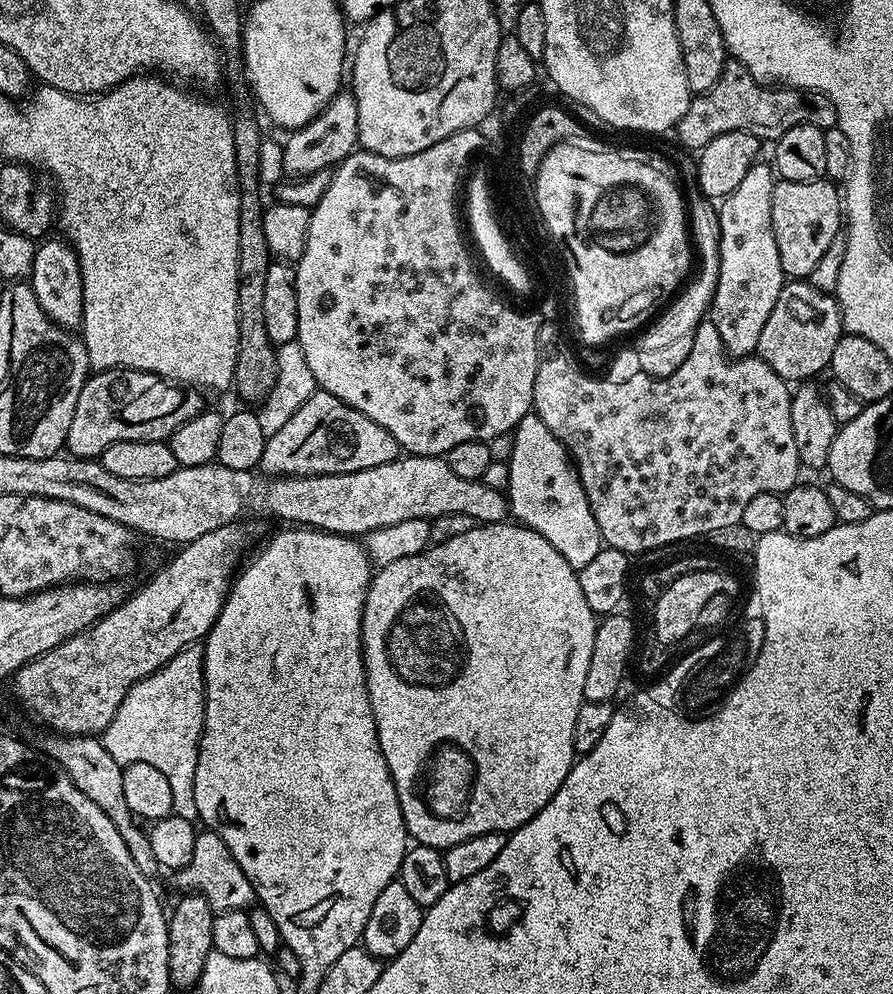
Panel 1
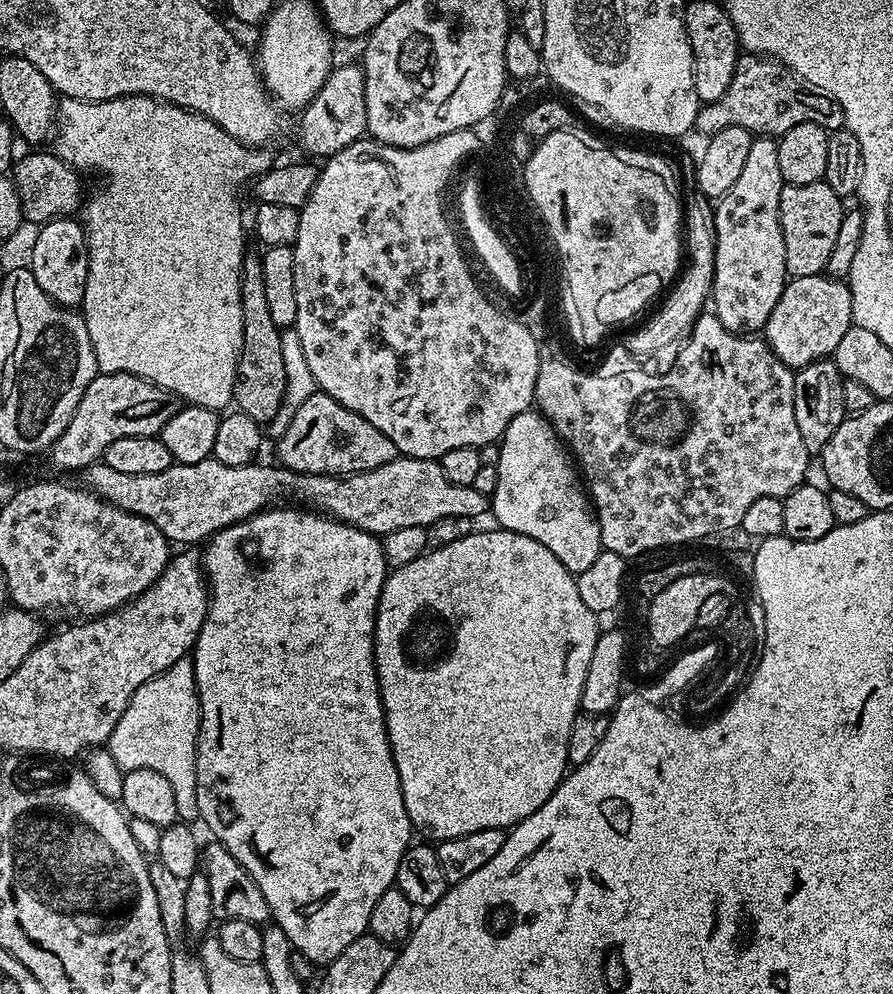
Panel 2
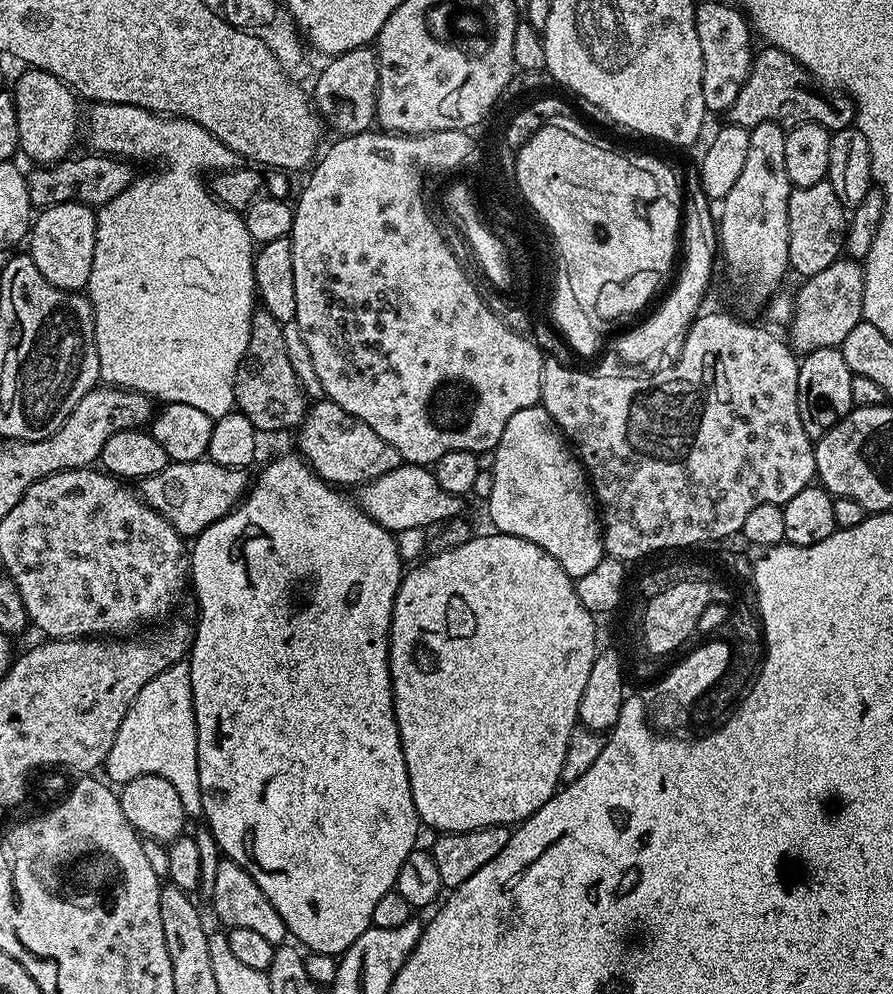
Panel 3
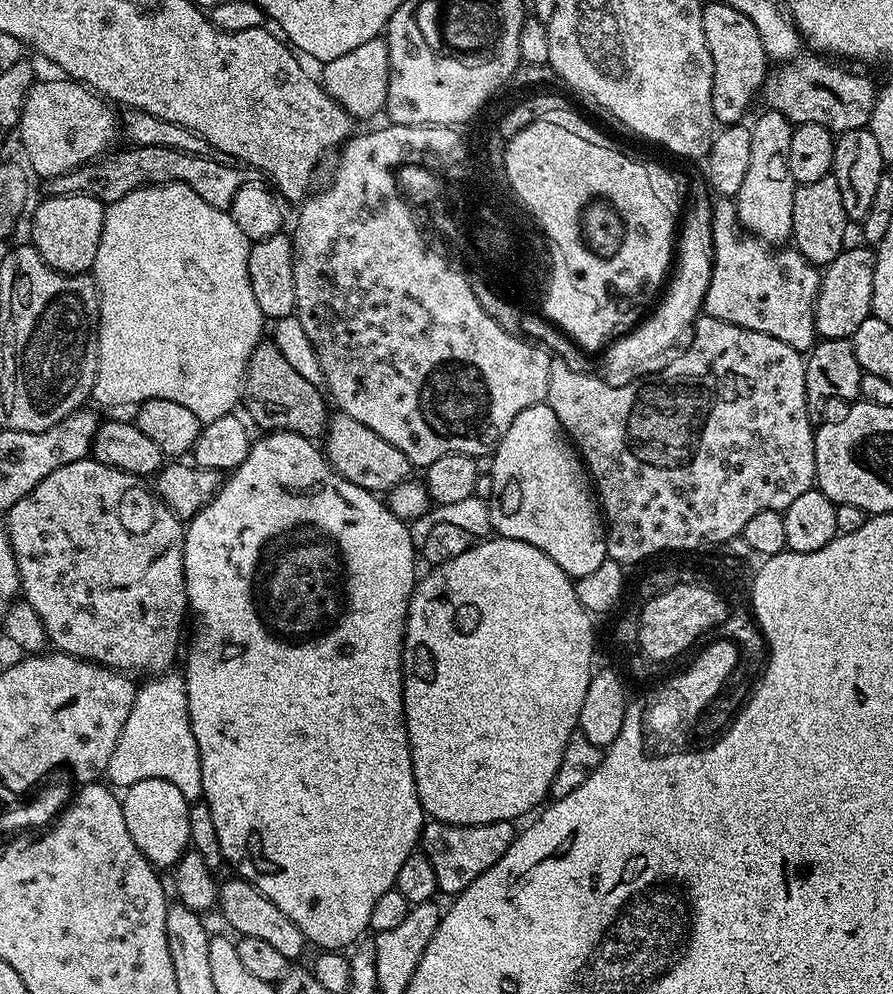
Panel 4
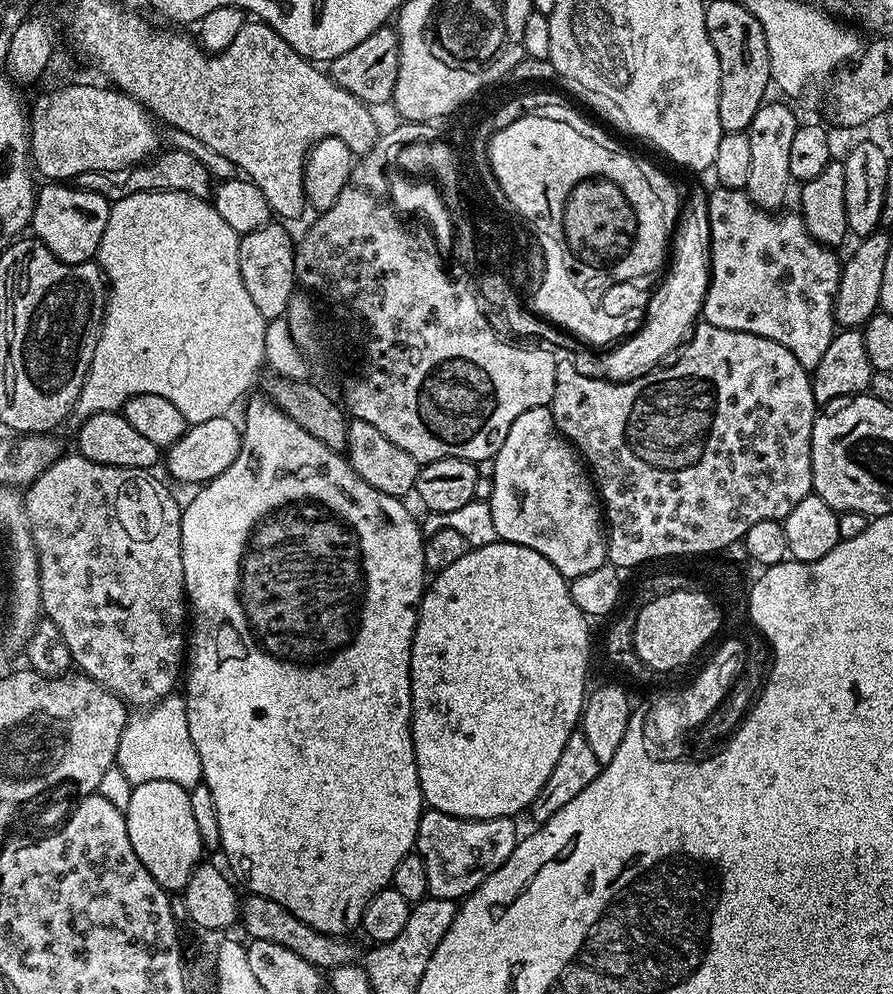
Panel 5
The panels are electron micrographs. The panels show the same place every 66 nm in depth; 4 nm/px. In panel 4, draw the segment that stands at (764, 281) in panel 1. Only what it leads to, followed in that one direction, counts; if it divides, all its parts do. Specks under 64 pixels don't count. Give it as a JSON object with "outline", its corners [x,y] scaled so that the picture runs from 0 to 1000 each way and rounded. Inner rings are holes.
{"outline":[[[856,111],[840,125],[840,168],[826,195],[822,198],[824,223],[837,236],[861,247],[873,247],[886,238],[889,223],[889,195],[894,188],[885,175],[885,139],[887,124],[873,113]]]}

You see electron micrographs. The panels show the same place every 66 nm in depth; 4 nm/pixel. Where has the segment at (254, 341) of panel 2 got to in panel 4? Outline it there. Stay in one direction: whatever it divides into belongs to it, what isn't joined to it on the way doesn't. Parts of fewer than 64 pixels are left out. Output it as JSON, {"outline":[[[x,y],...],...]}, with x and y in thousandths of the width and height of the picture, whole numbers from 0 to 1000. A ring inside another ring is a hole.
{"outline":[[[303,344],[288,346],[280,356],[273,373],[271,406],[278,409],[277,422],[283,428],[287,426],[296,431],[291,433],[328,435],[351,445],[357,444],[367,434],[370,406],[364,395],[354,390],[352,384],[343,384],[343,380],[338,380],[338,376],[334,376],[334,372],[320,364],[316,352]]]}

